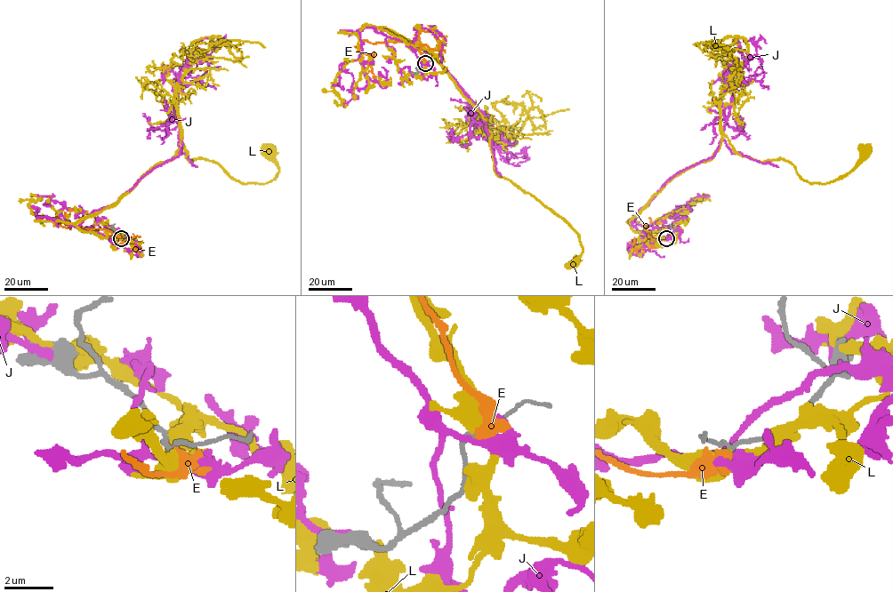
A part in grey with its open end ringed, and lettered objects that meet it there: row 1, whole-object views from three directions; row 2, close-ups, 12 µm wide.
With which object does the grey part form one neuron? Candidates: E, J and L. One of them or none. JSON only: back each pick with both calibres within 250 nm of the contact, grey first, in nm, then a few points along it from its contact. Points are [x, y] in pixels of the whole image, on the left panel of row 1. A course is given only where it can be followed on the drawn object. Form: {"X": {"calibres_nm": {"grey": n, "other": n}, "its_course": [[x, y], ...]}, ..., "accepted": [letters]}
{"E": {"calibres_nm": {"grey": 190, "other": 400}, "its_course": [[121, 238], [118, 239], [106, 229], [56, 226], [55, 223], [64, 221], [65, 216], [72, 209], [76, 211]]}, "accepted": ["E"]}

